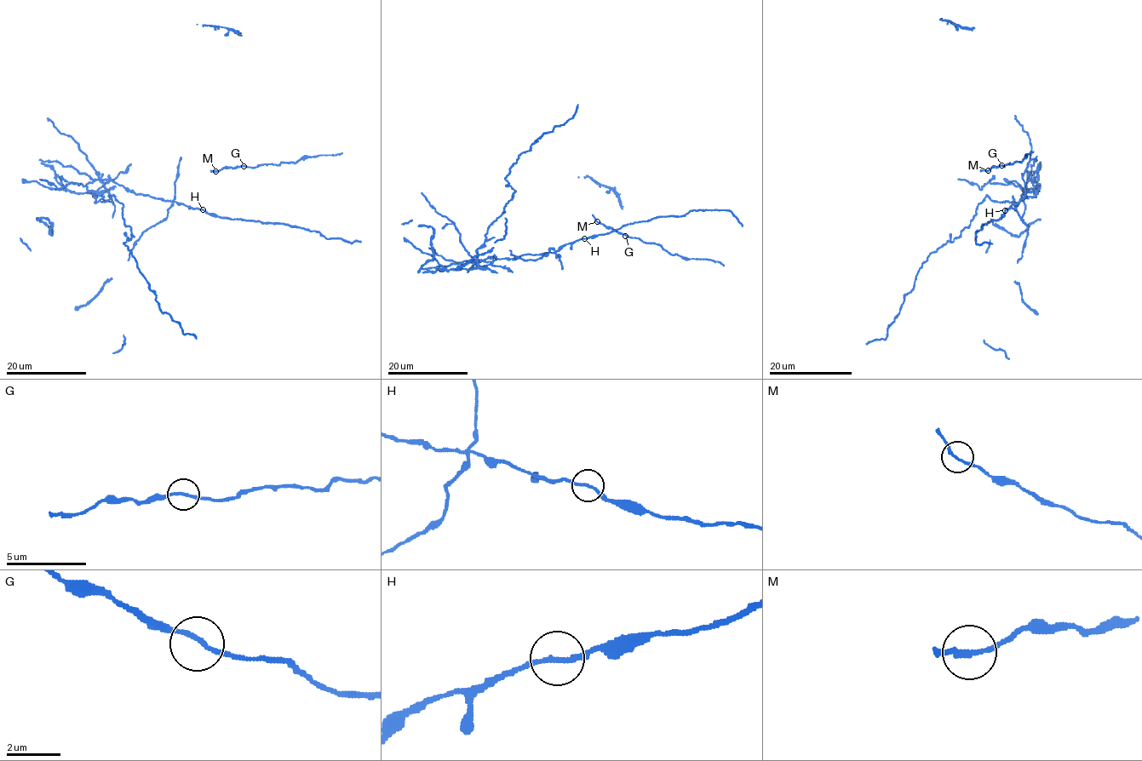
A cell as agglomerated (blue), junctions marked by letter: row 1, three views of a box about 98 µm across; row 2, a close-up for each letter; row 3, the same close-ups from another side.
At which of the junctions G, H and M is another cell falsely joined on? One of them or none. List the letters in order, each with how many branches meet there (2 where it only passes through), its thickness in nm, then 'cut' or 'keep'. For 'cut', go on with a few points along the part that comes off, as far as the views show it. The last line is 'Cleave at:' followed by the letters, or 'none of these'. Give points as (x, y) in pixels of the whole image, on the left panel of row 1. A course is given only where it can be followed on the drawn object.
G: 2 branches meet; 160 nm thick; keep
H: 2 branches meet; 170 nm thick; cut; foreign part runs (203, 209), (110, 180), (95, 202), (113, 195), (123, 205), (133, 236), (124, 243), (159, 308), (196, 338)
M: 2 branches meet; 170 nm thick; keep
Cleave at: H

